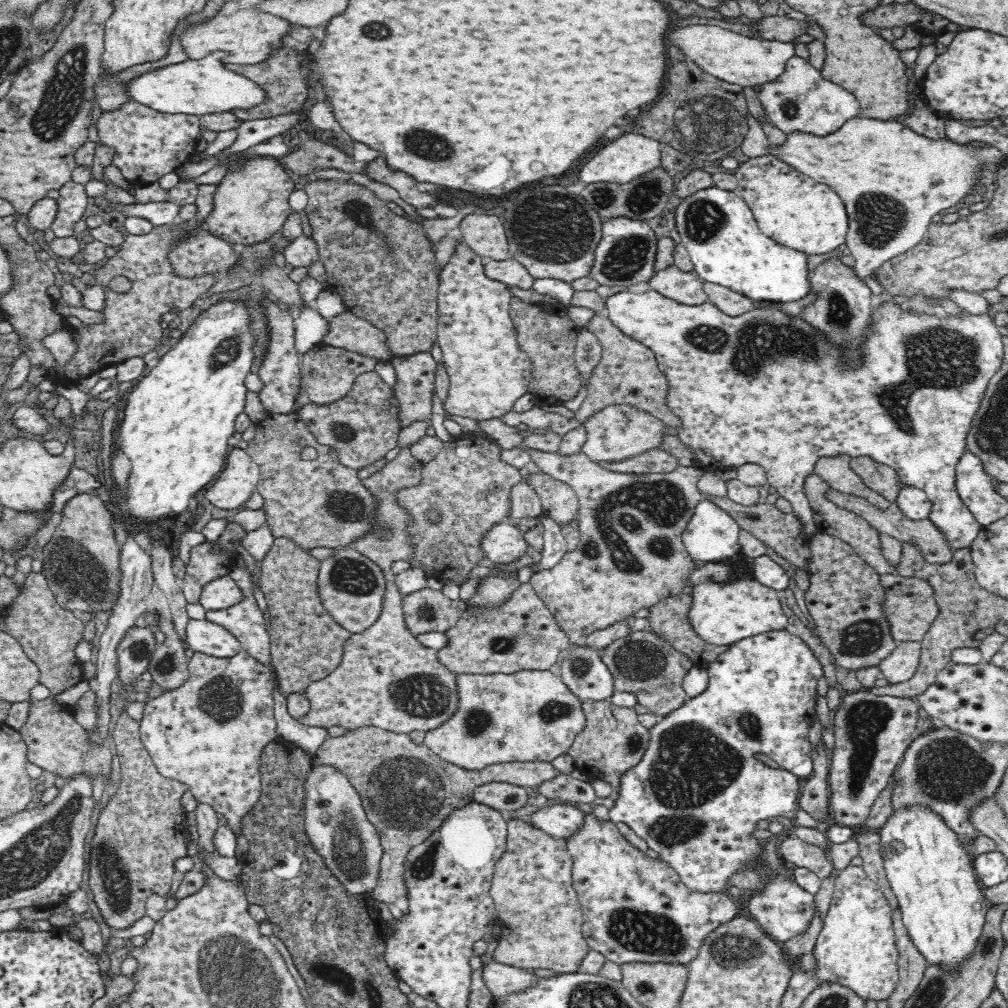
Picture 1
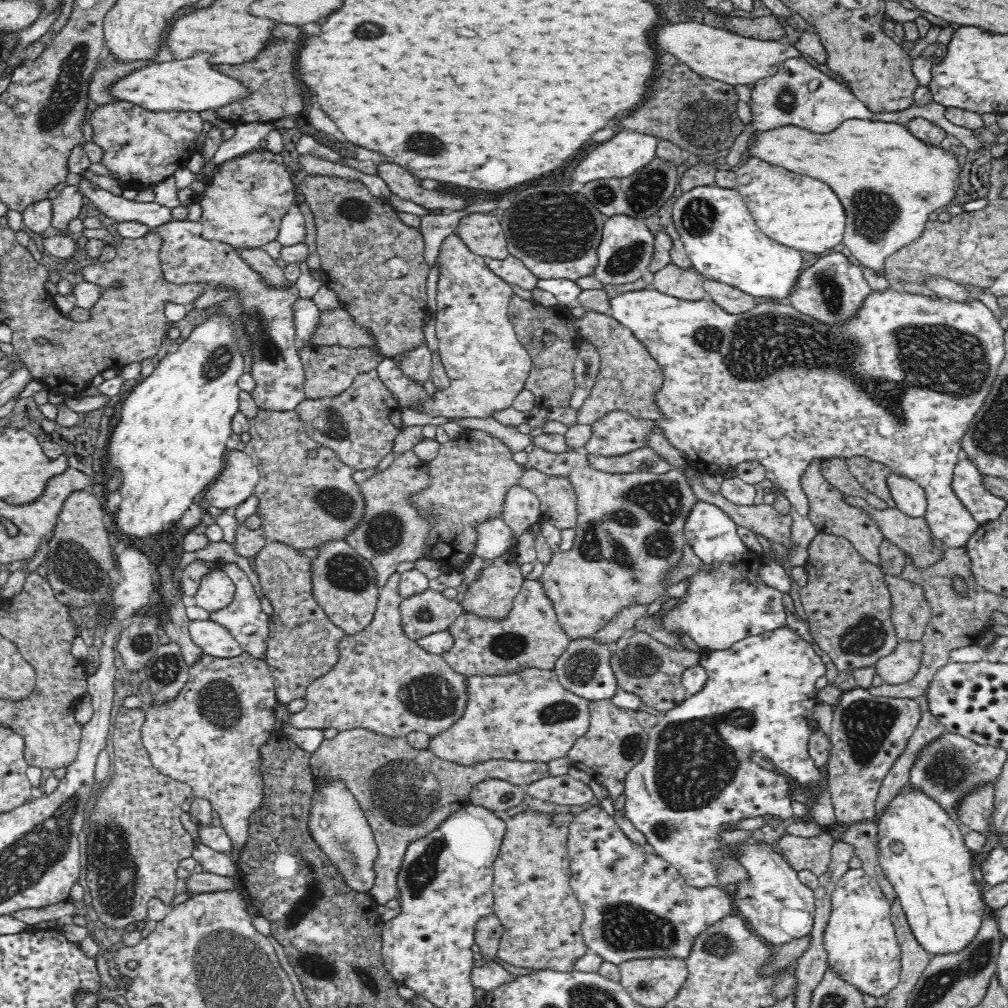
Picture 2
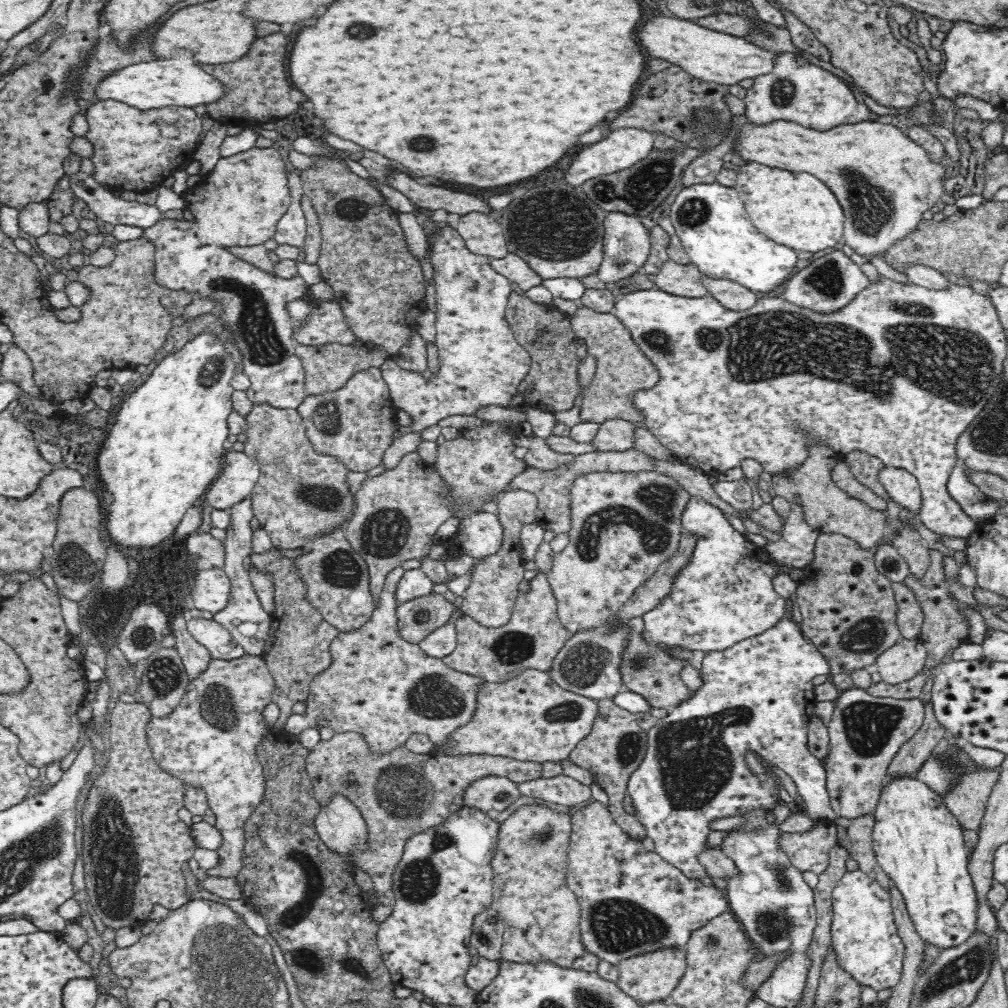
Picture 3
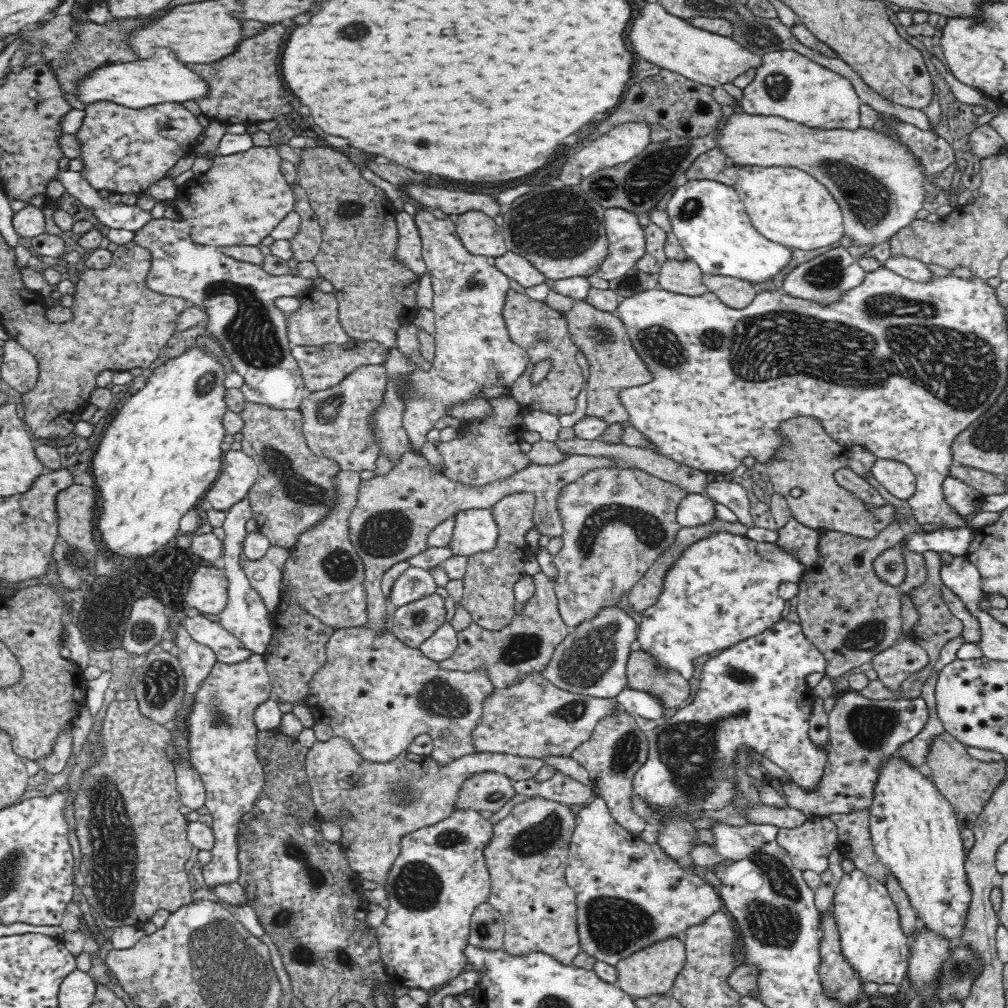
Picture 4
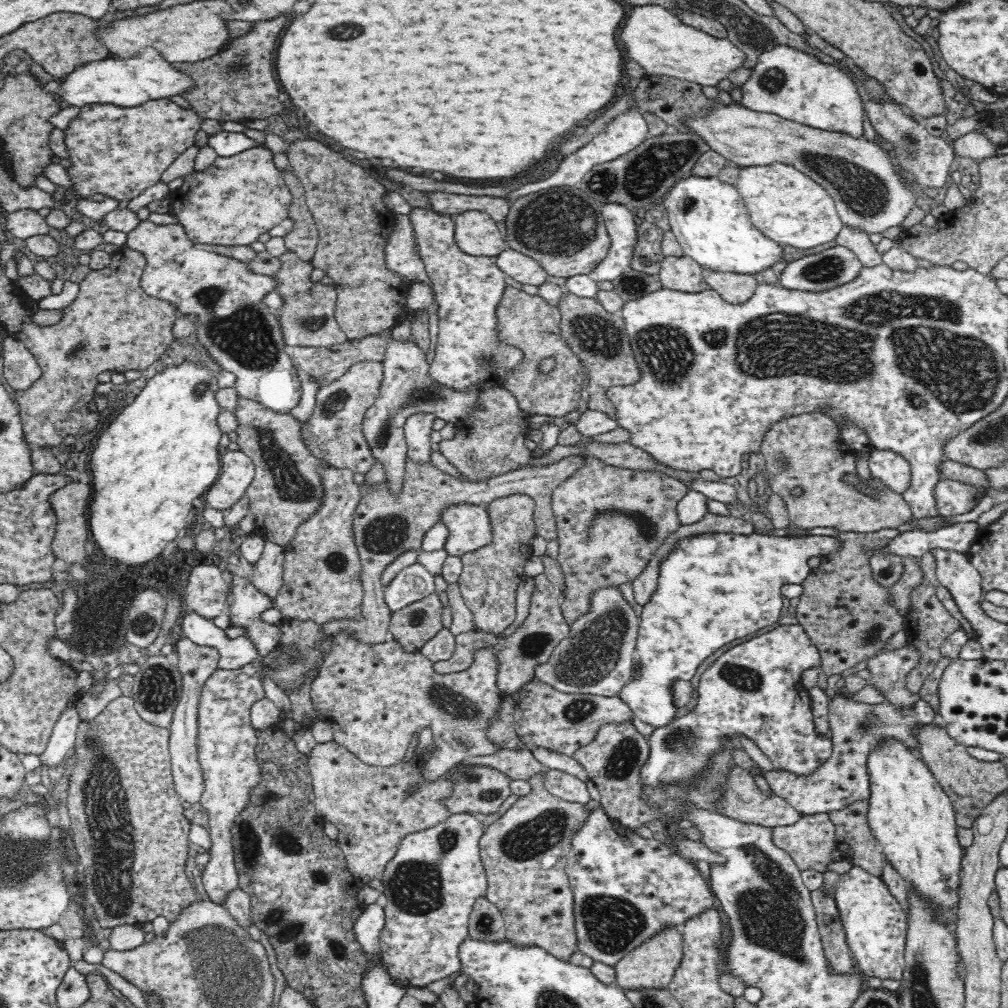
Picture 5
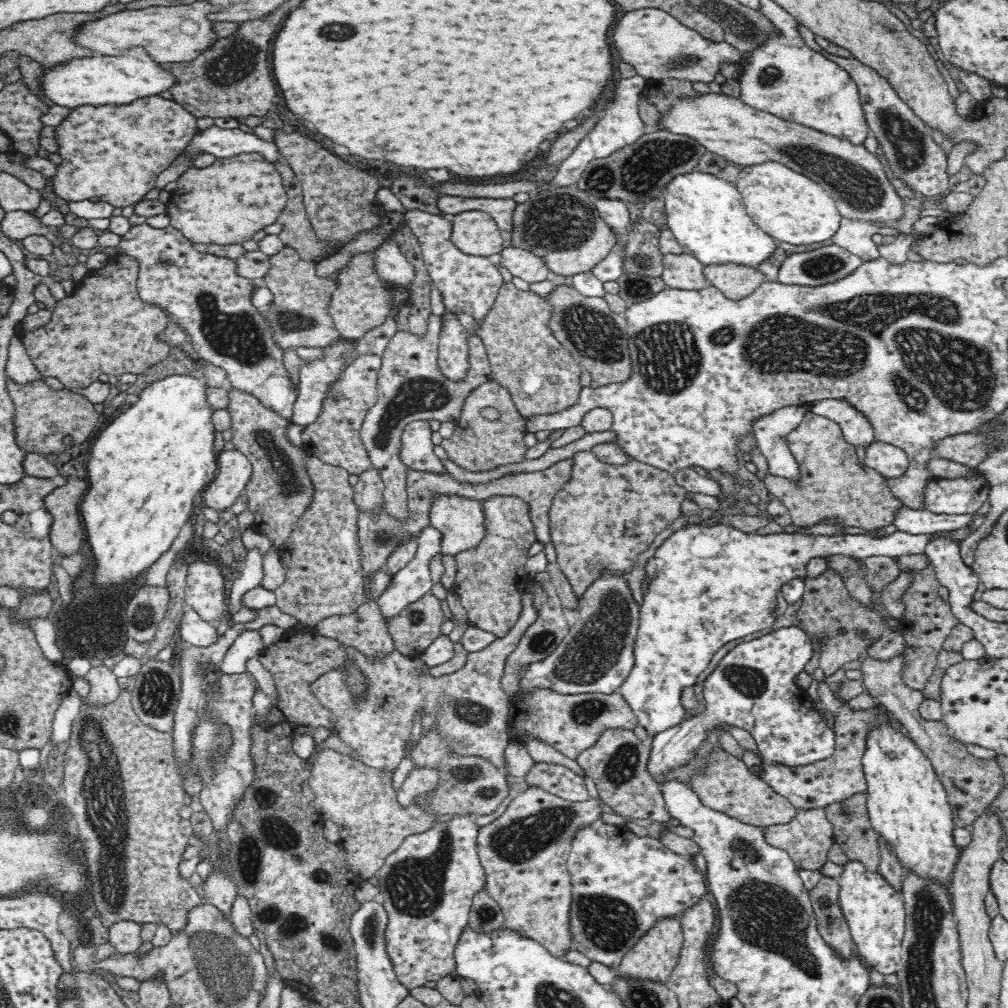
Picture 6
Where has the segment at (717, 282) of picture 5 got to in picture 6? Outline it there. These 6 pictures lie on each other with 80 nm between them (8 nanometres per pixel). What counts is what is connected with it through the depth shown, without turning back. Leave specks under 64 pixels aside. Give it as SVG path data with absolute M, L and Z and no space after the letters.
M736 262L708 264L703 269L710 284L732 300L752 294L763 282L768 281L756 266L752 268Z

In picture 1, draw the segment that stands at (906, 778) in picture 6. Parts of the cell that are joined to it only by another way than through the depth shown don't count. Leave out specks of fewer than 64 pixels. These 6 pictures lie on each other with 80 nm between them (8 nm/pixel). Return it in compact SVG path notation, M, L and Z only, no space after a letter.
M919 802L892 810L879 830L879 837L885 876L898 898L903 925L908 929L912 943L929 964L941 964L952 970L952 966L958 966L966 956L973 954L990 908L973 868L974 855L965 848L961 836L945 824L935 810Z

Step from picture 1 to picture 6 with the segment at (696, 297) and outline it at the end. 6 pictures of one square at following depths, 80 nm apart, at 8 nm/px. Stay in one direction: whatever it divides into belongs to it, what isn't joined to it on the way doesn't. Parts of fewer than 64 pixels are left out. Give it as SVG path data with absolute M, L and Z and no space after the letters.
M691 254L663 255L663 273L661 277L668 288L702 289L710 286L702 264Z

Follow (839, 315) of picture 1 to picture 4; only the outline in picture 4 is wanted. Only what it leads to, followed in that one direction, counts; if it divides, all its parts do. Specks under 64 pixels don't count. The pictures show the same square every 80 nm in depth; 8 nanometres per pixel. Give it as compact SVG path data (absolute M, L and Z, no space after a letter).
M836 247L794 267L782 280L782 290L790 296L805 298L814 302L828 304L838 300L846 290L858 286L864 280L866 271L859 265L846 247Z

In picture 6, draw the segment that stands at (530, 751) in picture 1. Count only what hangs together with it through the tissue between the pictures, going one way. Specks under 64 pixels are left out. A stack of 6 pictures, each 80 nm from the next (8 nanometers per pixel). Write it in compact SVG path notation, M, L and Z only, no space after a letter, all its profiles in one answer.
M545 688L536 689L527 699L512 698L509 708L509 720L510 742L517 742L513 738L518 736L520 730L525 730L525 732L529 732L529 734L538 738L538 740L551 744L558 752L575 761L587 748L592 748L596 744L596 741L605 730L633 730L639 724L630 705L619 691L612 694L590 692L582 695L563 695Z

